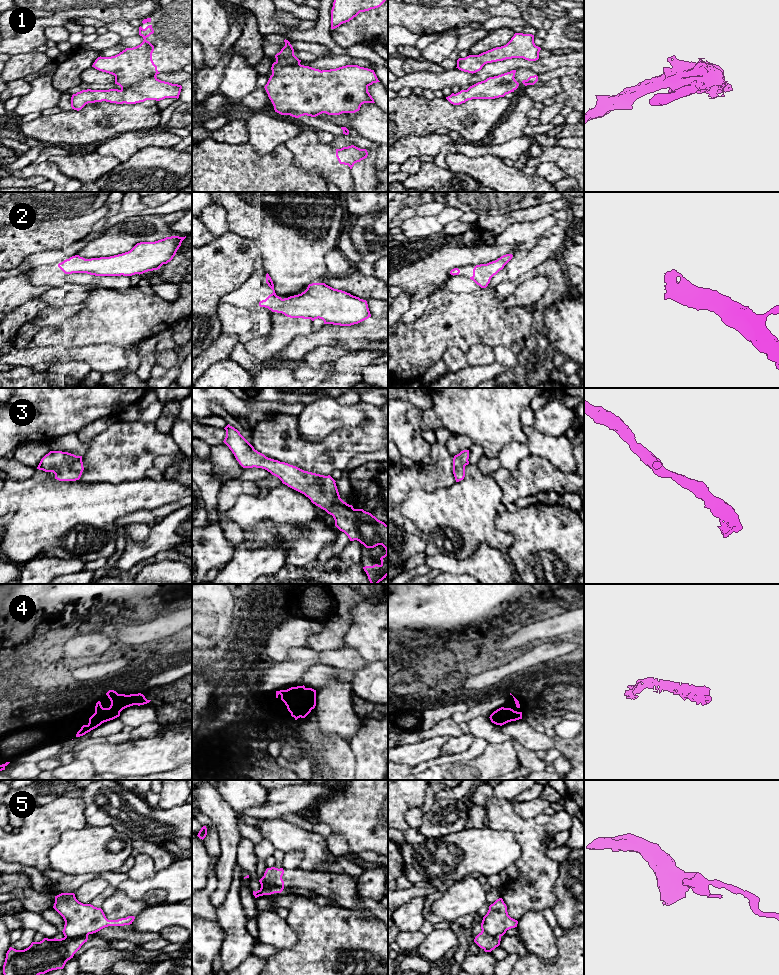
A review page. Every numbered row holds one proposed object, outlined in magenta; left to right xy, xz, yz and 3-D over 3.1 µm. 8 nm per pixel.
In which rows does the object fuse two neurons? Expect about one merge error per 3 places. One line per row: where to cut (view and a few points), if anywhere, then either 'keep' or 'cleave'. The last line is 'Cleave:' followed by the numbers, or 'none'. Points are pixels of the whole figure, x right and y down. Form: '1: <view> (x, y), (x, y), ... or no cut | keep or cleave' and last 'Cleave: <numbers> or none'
1: no cut | keep
2: no cut | keep
3: no cut | keep
4: no cut | keep
5: xz (261, 883), (271, 883), (276, 891), (281, 891) | cleave
Cleave: 5

